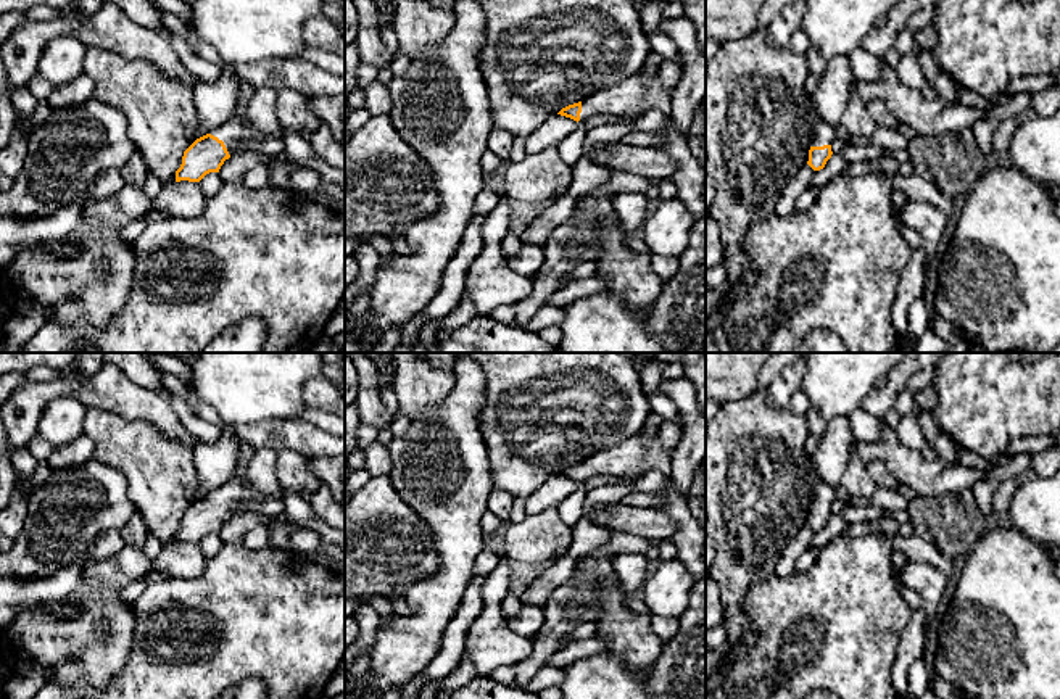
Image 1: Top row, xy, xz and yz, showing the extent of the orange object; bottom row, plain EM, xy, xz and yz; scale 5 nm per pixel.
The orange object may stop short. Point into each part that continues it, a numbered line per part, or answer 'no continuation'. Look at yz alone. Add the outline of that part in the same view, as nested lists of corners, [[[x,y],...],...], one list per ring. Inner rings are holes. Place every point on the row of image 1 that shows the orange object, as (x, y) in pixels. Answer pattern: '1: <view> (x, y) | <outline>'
1: yz (823, 134) | [[[818,116],[817,121],[815,121],[810,147],[831,145],[834,137],[836,137],[834,127],[831,127],[826,121],[823,121]]]

